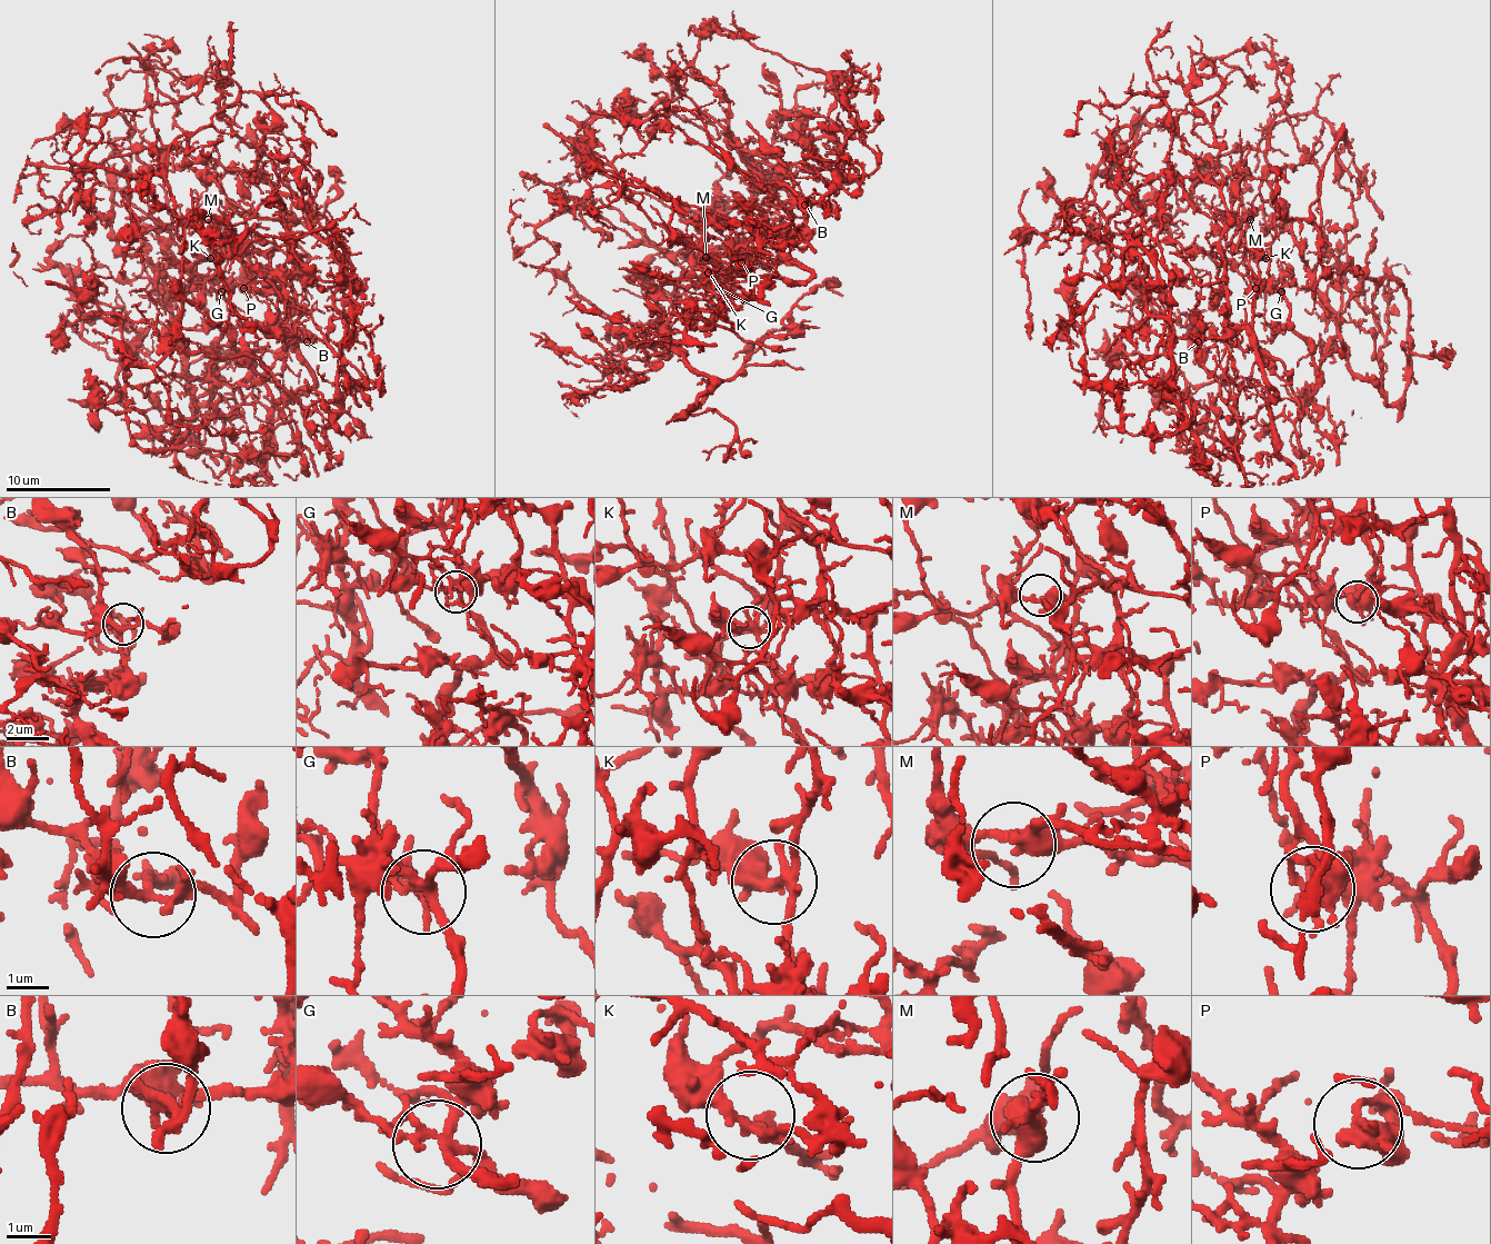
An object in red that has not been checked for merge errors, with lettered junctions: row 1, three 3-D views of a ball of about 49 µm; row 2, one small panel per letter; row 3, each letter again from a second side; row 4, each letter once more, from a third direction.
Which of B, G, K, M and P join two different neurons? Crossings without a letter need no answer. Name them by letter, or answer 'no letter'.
P

